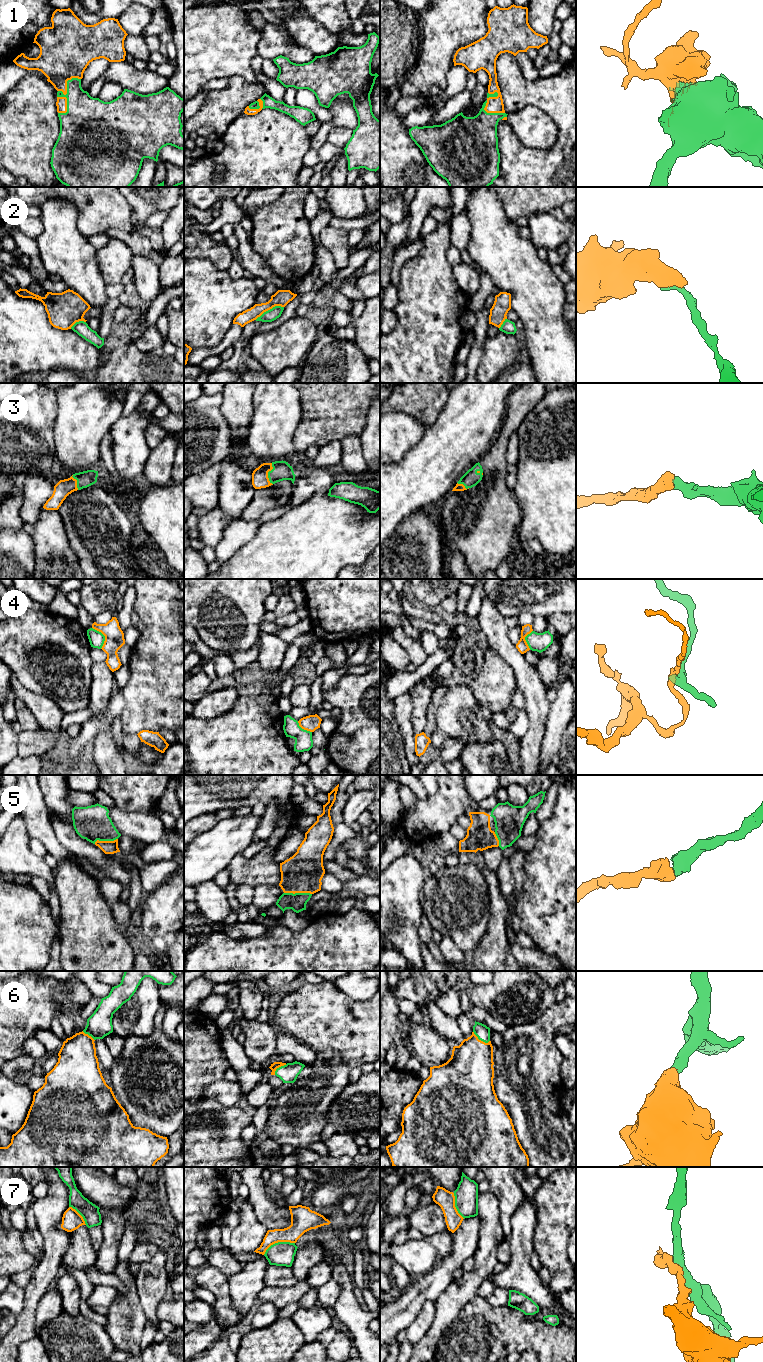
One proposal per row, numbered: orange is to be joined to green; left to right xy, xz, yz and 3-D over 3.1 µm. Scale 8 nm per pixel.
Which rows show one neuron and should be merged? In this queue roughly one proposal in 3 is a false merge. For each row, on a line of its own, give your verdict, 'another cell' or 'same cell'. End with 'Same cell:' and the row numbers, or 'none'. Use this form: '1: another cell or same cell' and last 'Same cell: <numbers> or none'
1: same cell
2: another cell
3: same cell
4: another cell
5: same cell
6: same cell
7: another cell
Same cell: 1, 3, 5, 6

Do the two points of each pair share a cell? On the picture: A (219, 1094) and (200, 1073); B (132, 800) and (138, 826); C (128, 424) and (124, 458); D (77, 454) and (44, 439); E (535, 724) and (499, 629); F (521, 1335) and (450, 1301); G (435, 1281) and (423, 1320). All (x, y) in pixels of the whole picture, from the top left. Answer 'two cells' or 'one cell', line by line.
A: two cells
B: two cells
C: one cell
D: two cells
E: one cell
F: two cells
G: two cells

